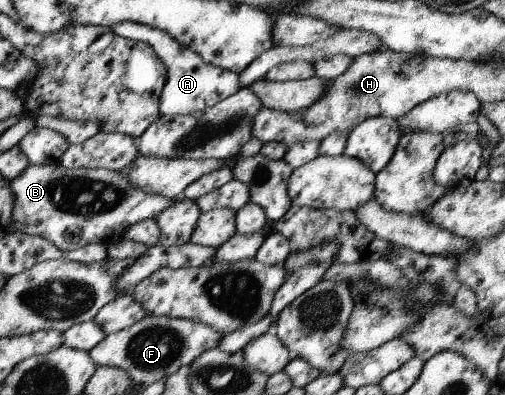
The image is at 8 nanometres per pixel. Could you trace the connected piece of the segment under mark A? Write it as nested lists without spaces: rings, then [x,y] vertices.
[[[133,22],[110,25],[106,30],[125,39],[149,45],[165,66],[165,83],[159,96],[159,111],[163,116],[187,115],[219,103],[239,90],[232,71],[205,63],[193,50],[176,42],[167,32]]]

